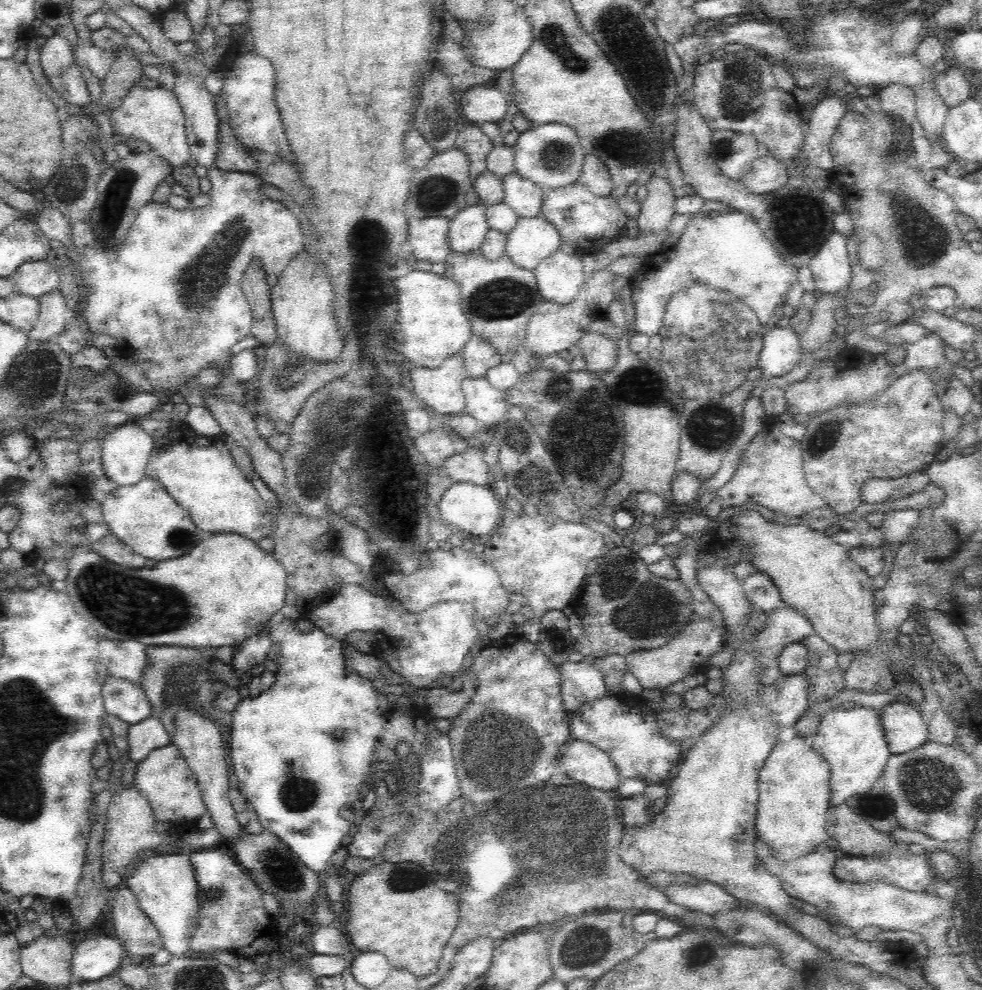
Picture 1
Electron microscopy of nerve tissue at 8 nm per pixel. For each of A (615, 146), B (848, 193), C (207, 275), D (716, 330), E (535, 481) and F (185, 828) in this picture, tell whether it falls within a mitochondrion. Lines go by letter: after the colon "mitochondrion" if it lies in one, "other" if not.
A: mitochondrion
B: other
C: mitochondrion
D: mitochondrion
E: mitochondrion
F: other

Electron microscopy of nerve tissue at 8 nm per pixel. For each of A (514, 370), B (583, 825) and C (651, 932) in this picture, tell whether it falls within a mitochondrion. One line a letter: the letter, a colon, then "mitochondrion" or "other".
A: other
B: mitochondrion
C: other

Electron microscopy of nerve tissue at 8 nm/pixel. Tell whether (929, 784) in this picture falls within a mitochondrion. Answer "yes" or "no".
yes

